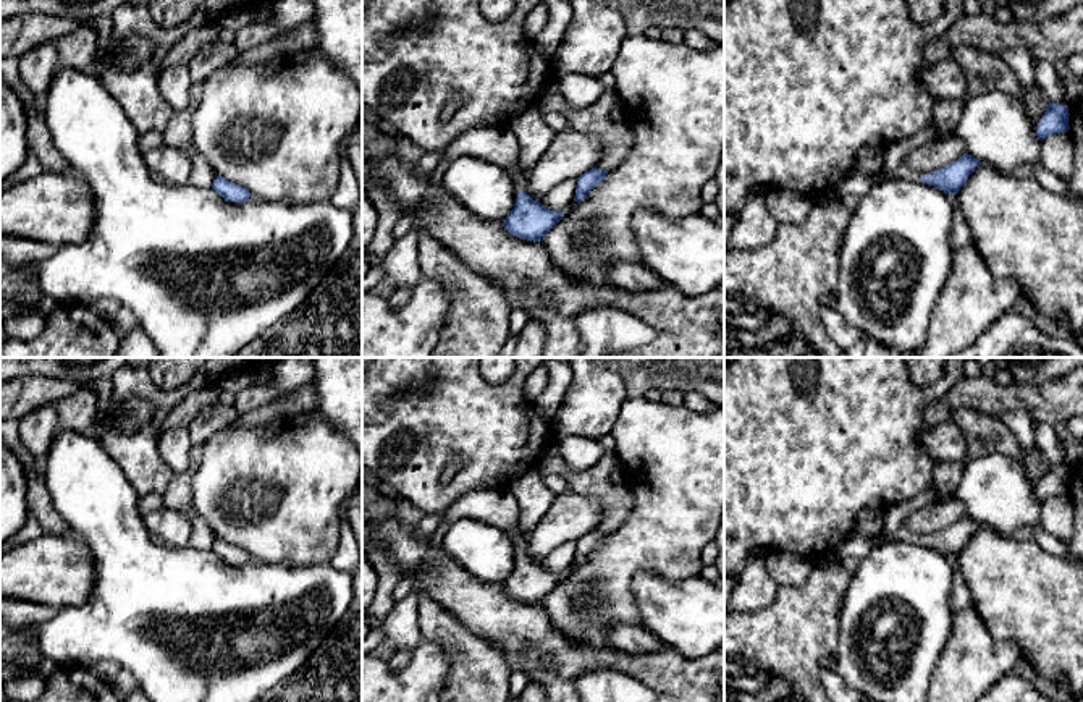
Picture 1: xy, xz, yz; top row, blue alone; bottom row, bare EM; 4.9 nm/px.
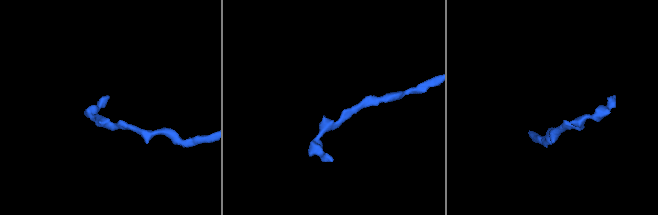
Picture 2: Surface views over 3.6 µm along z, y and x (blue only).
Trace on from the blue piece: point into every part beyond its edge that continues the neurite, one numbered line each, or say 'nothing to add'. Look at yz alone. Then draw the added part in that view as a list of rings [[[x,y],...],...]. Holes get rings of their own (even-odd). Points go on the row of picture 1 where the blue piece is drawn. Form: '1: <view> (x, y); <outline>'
1: yz (902, 172); [[[900,165],[895,173],[892,175],[892,180],[910,180],[910,181],[920,181],[923,175],[913,173],[907,167]]]

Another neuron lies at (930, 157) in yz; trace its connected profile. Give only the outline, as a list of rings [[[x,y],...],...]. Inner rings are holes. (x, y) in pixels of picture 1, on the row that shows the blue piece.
[[[950,134],[933,144],[917,147],[905,157],[902,165],[913,173],[925,175],[947,167],[963,154],[967,154],[965,142]]]

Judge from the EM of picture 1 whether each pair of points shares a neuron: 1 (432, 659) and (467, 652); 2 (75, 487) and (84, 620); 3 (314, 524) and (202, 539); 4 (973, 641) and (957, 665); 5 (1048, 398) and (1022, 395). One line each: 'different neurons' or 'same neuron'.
1: different neurons
2: same neuron
3: different neurons
4: same neuron
5: same neuron

